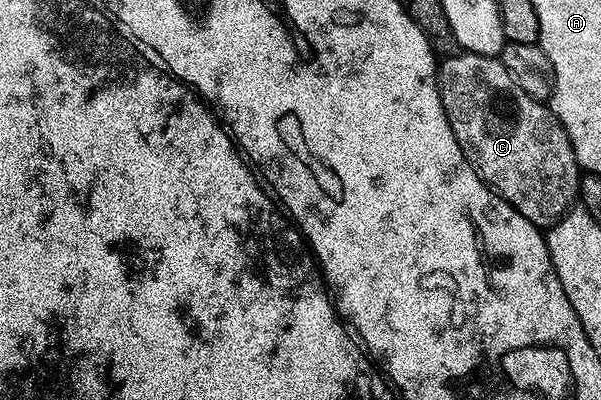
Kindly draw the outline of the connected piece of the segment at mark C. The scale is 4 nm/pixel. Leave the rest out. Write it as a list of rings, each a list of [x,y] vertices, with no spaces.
[[[459,53],[443,58],[440,63],[440,90],[442,93],[442,107],[446,110],[446,116],[450,122],[452,133],[456,137],[456,141],[461,145],[462,151],[466,154],[466,158],[474,164],[477,172],[481,175],[482,180],[487,183],[494,191],[498,192],[504,201],[508,201],[525,219],[532,221],[534,226],[539,229],[547,229],[555,226],[567,214],[566,211],[570,206],[575,206],[578,199],[578,180],[580,178],[580,168],[578,159],[574,155],[574,150],[570,144],[568,133],[562,128],[558,118],[554,112],[550,110],[545,102],[533,99],[531,95],[526,95],[524,89],[520,89],[520,85],[512,77],[512,73],[508,73],[508,69],[502,64],[501,58],[492,55],[472,55],[469,53]]]

